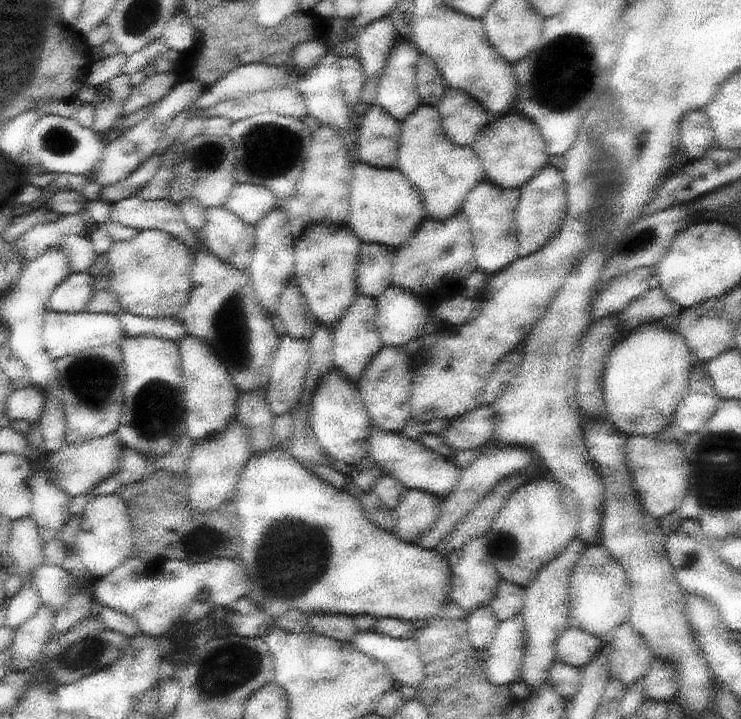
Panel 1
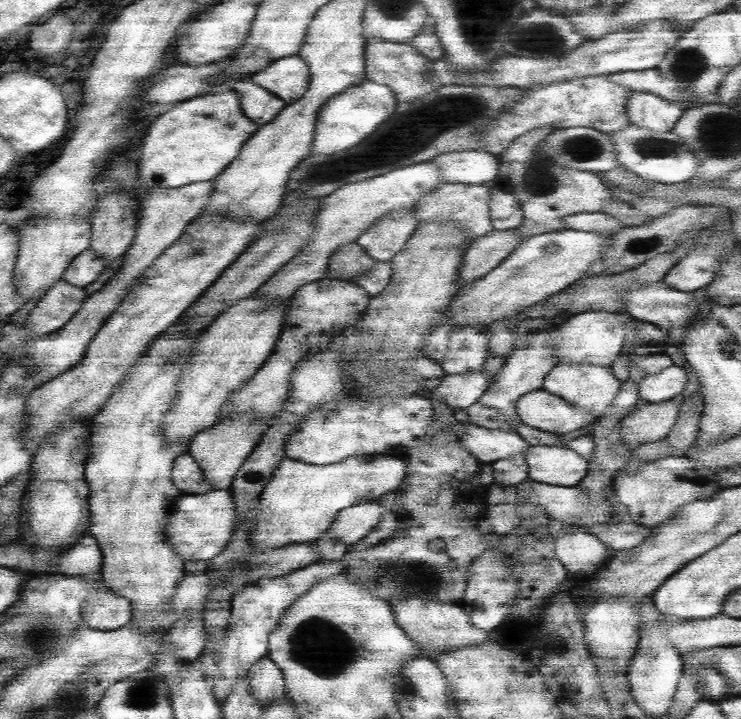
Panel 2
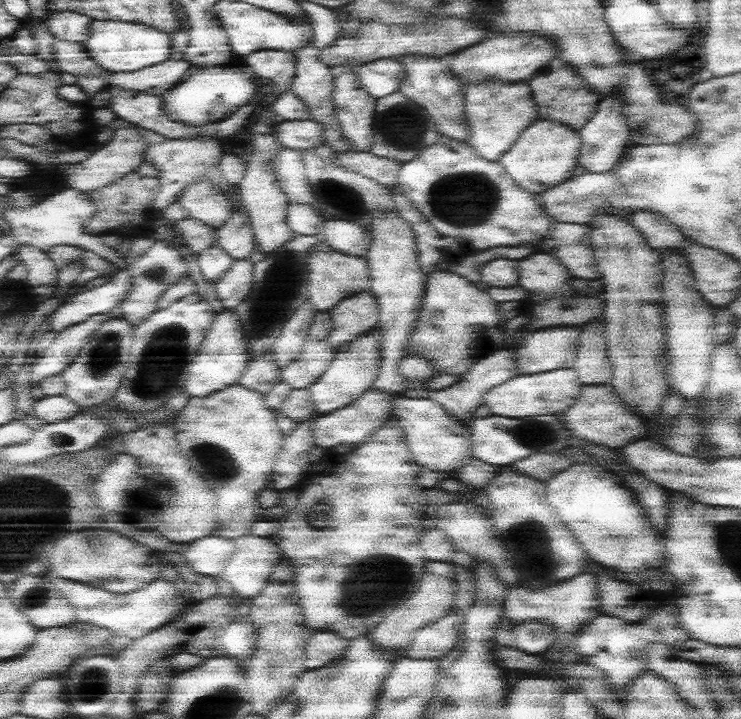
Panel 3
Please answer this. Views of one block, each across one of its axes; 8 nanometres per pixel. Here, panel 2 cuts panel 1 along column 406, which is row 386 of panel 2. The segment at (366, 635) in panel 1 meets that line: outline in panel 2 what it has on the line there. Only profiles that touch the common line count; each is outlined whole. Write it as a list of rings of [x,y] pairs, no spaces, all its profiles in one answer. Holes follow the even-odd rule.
[[[670,366],[658,374],[648,374],[648,376],[640,376],[638,384],[640,384],[640,398],[656,404],[662,400],[670,400],[678,394],[682,394],[682,390],[686,388],[688,382],[688,368],[682,366]]]

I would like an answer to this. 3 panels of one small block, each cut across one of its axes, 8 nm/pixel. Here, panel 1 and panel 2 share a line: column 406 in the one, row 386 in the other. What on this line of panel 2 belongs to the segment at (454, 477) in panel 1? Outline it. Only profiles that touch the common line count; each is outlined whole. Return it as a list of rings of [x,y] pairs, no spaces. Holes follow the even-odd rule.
[[[484,370],[470,376],[444,376],[440,386],[434,388],[430,394],[432,400],[438,400],[454,412],[468,410],[486,394],[486,382],[488,380],[484,378]]]

